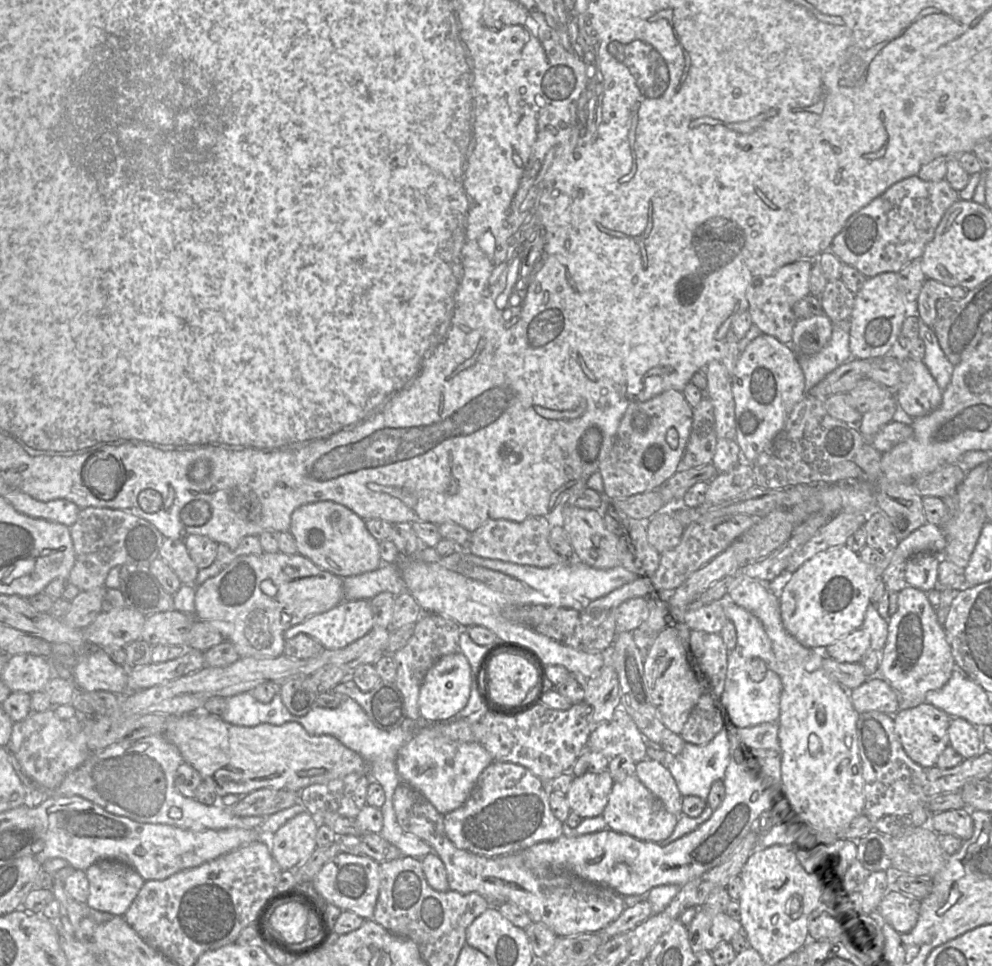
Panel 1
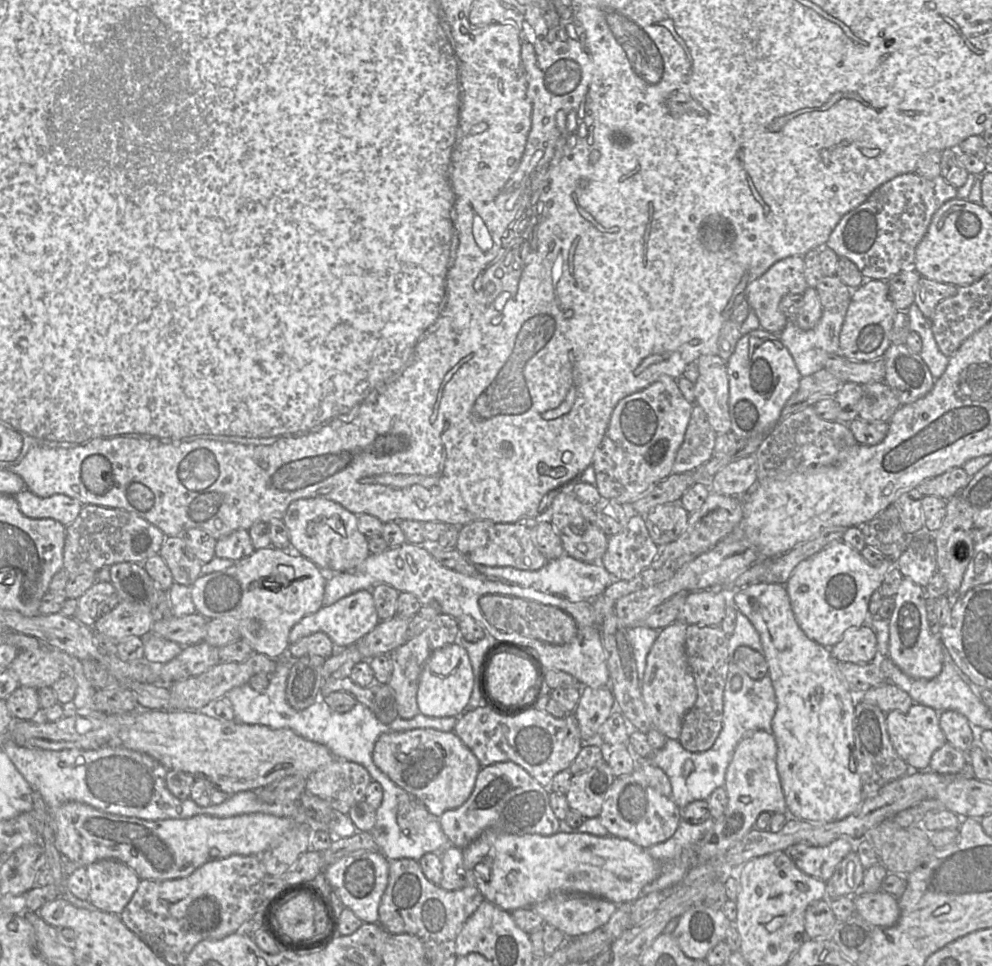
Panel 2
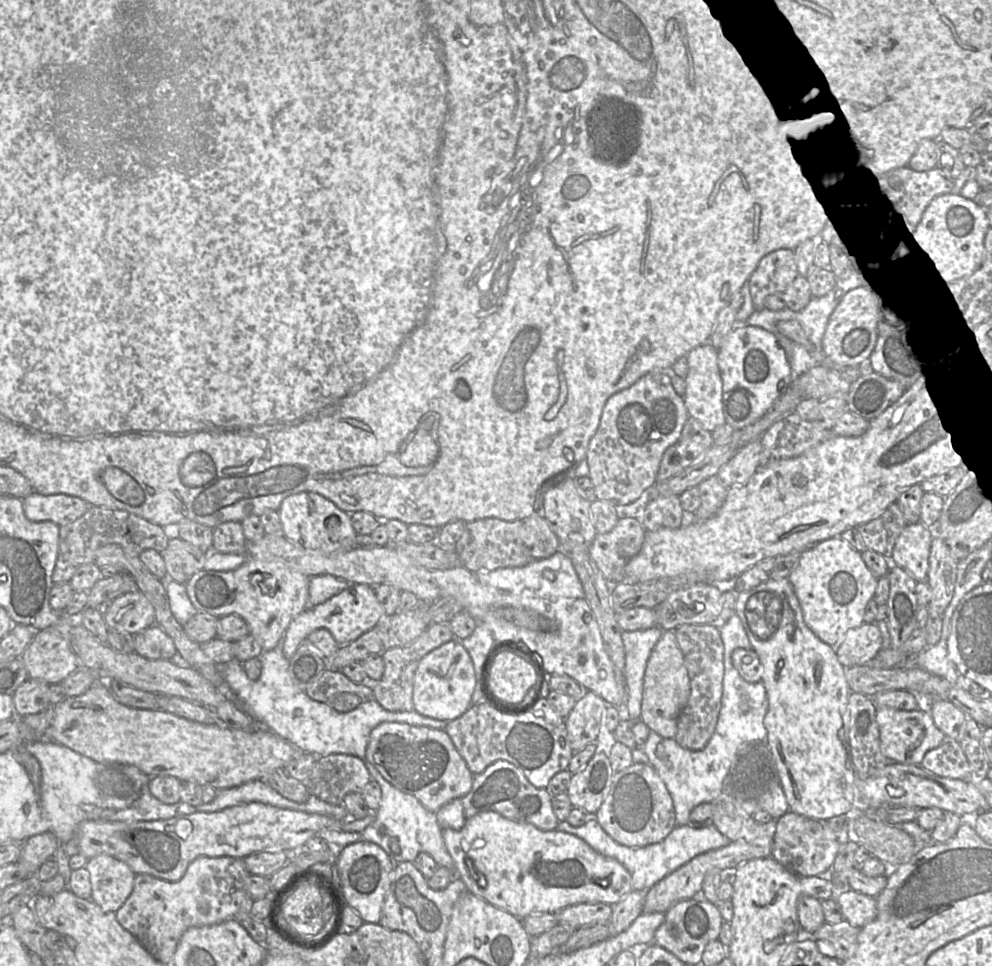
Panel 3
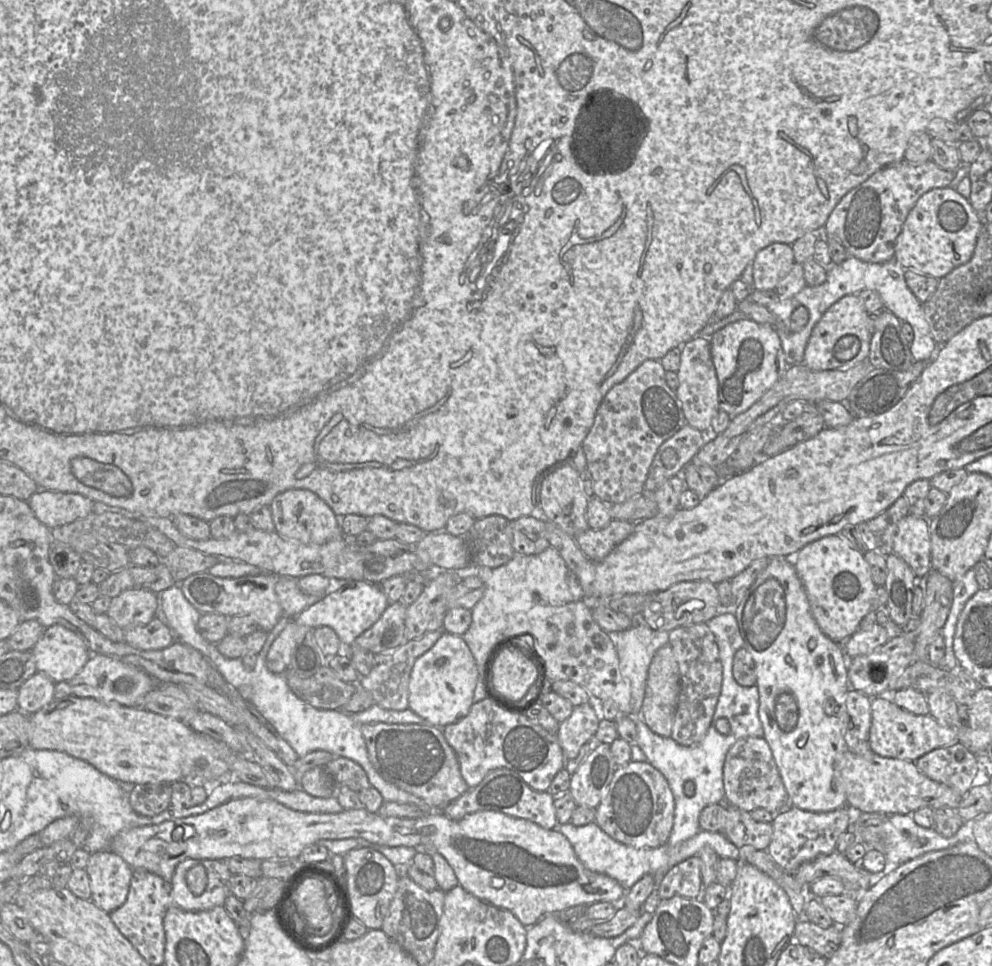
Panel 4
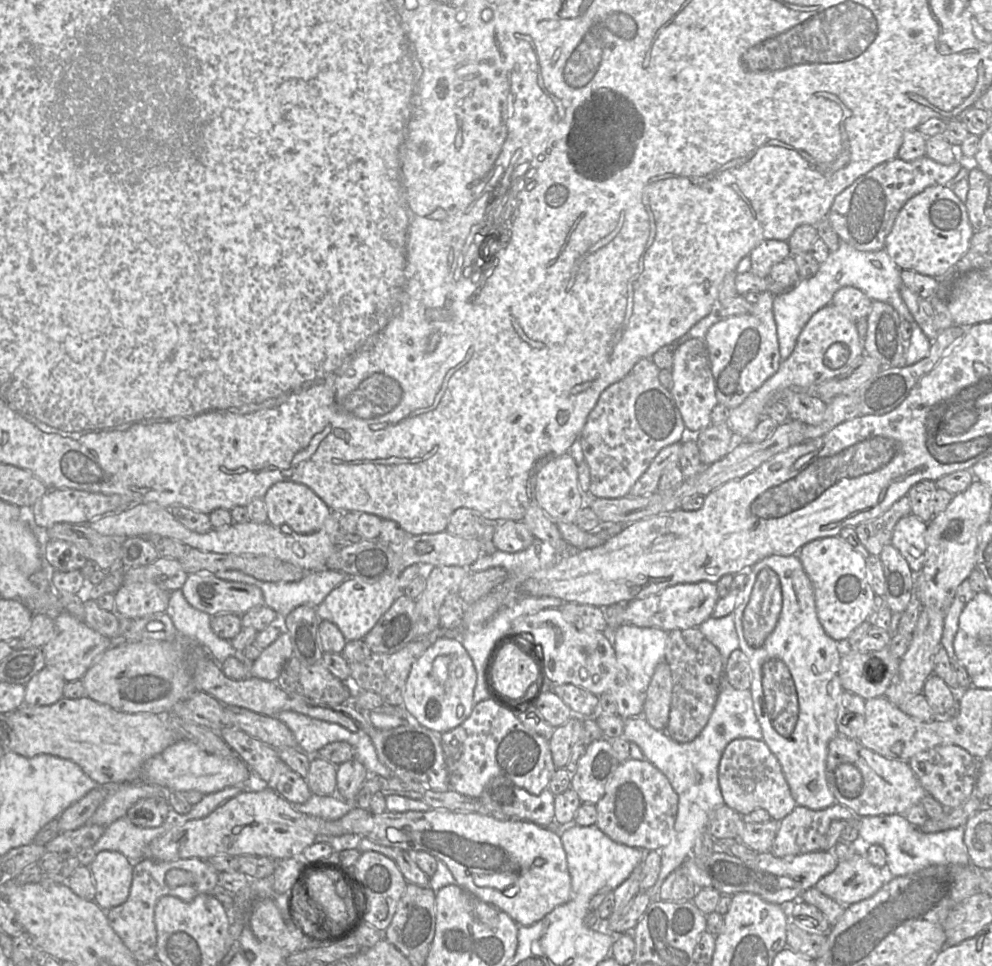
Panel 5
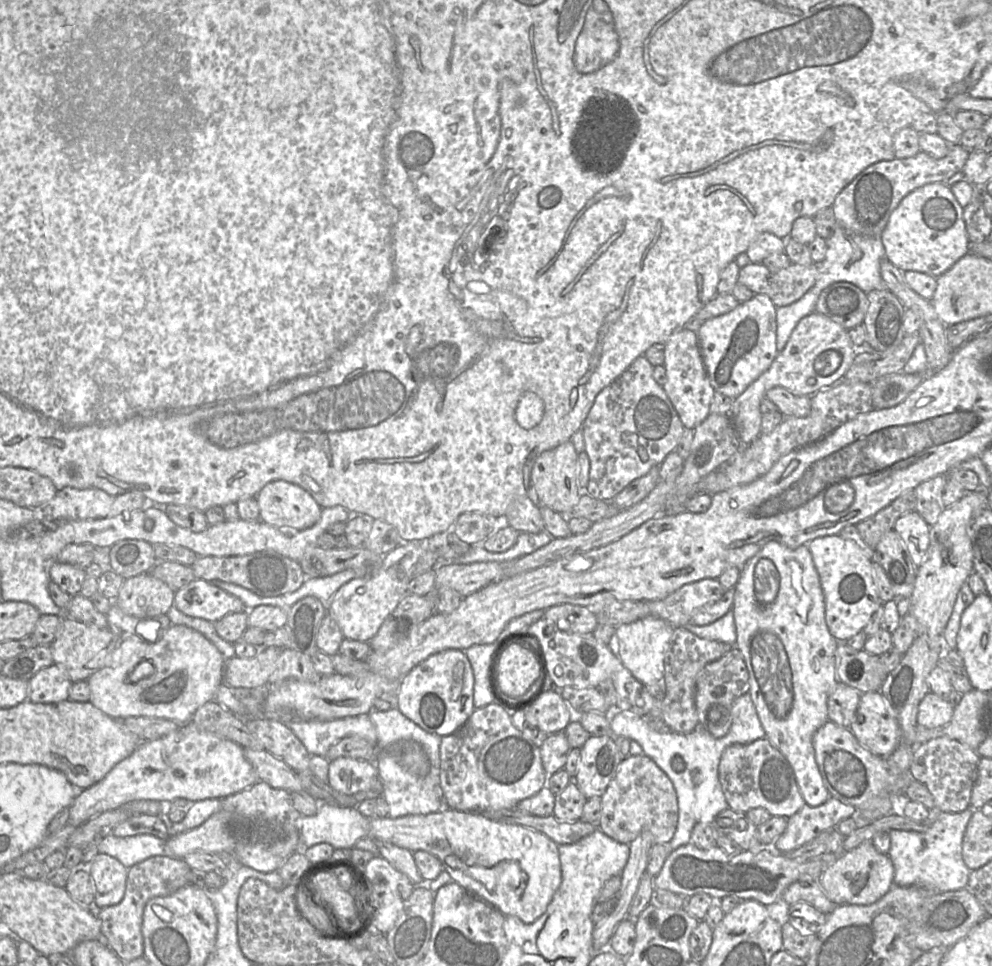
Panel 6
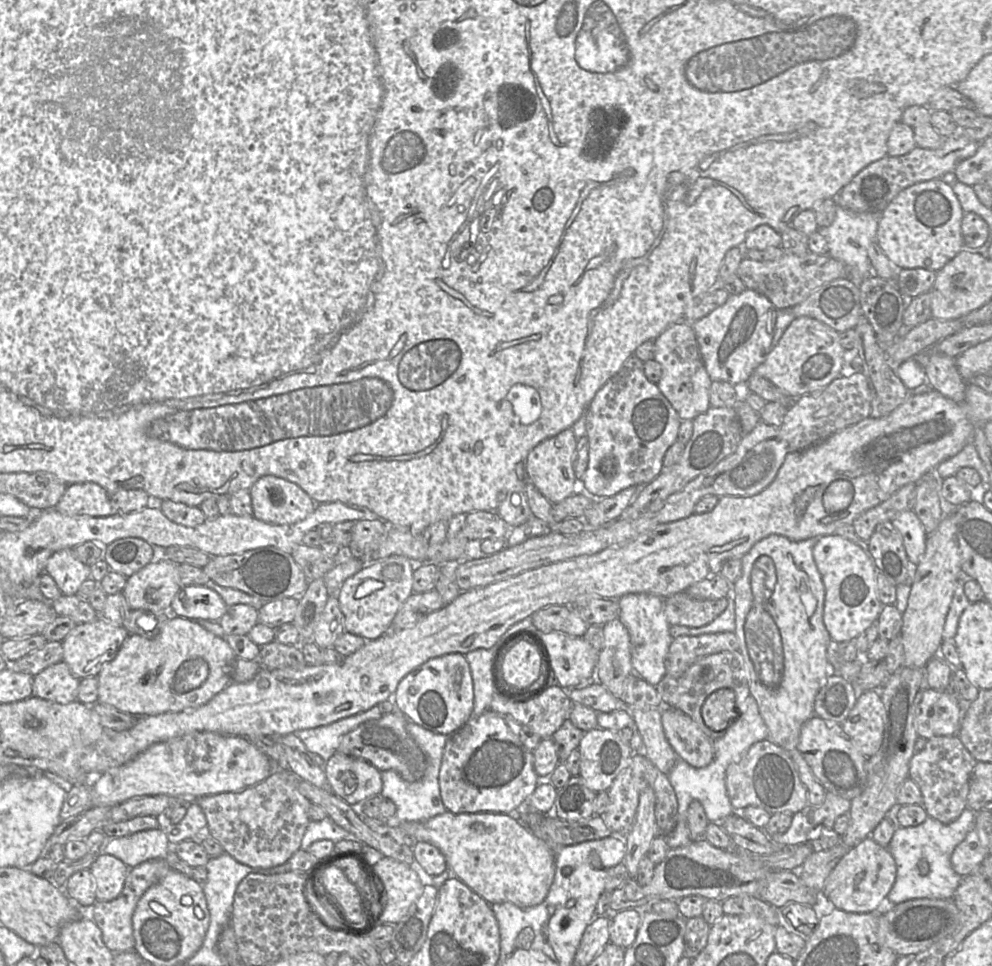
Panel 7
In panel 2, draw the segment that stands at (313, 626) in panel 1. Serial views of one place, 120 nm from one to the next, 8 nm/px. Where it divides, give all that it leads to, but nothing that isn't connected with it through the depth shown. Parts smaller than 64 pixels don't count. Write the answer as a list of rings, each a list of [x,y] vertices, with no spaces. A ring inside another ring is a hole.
[[[360,590],[339,599],[329,606],[323,606],[317,612],[302,618],[291,629],[289,642],[294,643],[302,637],[316,632],[324,632],[333,641],[336,649],[342,649],[355,644],[379,622],[380,619],[371,590]]]

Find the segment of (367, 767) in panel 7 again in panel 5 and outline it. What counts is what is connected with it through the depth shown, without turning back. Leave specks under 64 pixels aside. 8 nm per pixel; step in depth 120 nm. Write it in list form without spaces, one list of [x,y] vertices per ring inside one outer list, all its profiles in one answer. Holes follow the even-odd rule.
[[[357,759],[338,765],[336,795],[347,802],[354,803],[360,788],[369,776],[370,774],[365,766]]]

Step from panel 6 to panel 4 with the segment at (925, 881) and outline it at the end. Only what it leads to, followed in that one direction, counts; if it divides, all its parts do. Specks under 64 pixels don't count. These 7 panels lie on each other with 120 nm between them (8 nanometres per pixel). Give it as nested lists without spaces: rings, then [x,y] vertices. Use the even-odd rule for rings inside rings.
[[[890,815],[881,824],[883,854],[886,861],[891,863],[891,865],[899,866],[925,853],[947,849],[962,842],[974,841],[973,821],[964,822],[954,836],[945,838],[937,833],[934,828],[926,829],[917,825],[911,815]]]

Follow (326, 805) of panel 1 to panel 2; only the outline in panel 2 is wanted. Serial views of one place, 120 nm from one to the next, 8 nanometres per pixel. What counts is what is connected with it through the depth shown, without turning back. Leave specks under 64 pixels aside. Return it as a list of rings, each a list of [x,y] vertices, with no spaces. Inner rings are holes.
[[[335,759],[317,769],[307,778],[305,792],[319,797],[330,804],[334,810],[348,815],[354,804],[364,800],[371,781],[372,778],[362,765],[344,759]]]

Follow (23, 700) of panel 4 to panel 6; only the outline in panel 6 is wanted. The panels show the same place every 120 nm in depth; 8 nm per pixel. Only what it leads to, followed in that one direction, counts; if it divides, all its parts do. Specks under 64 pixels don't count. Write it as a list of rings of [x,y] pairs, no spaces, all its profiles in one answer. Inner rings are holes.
[[[57,664],[42,668],[29,680],[28,700],[34,703],[58,703],[69,699],[72,681]]]

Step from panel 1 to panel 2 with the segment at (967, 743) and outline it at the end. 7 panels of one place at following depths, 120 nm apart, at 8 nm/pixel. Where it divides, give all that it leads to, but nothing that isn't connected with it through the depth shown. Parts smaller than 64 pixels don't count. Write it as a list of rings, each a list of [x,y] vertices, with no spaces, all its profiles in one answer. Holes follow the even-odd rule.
[[[952,710],[939,712],[939,725],[949,744],[965,754],[971,750],[974,737],[965,716]]]

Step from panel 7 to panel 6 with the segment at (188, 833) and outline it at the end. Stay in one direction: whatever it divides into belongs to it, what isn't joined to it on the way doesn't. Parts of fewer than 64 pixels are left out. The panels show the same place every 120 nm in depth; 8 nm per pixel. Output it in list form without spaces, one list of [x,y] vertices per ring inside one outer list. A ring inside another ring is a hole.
[[[205,799],[196,801],[188,810],[184,819],[180,822],[172,822],[169,819],[165,804],[157,816],[165,823],[168,836],[172,837],[200,826],[213,813],[219,811],[220,805],[221,799]]]

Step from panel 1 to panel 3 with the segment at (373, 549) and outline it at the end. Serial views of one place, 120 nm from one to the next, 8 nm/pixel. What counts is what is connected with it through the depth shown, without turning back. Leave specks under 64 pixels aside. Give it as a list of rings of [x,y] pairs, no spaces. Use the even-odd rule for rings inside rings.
[[[300,492],[286,497],[277,512],[284,536],[306,549],[333,553],[356,547],[355,539],[358,534],[352,526],[351,515],[316,492]]]

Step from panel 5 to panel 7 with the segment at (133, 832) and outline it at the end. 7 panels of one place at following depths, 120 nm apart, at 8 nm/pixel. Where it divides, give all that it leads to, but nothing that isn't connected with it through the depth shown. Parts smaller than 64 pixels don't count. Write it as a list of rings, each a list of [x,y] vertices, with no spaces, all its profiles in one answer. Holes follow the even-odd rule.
[[[157,828],[114,838],[104,847],[104,854],[113,855],[134,868],[148,860],[165,859],[171,848],[166,834]]]

